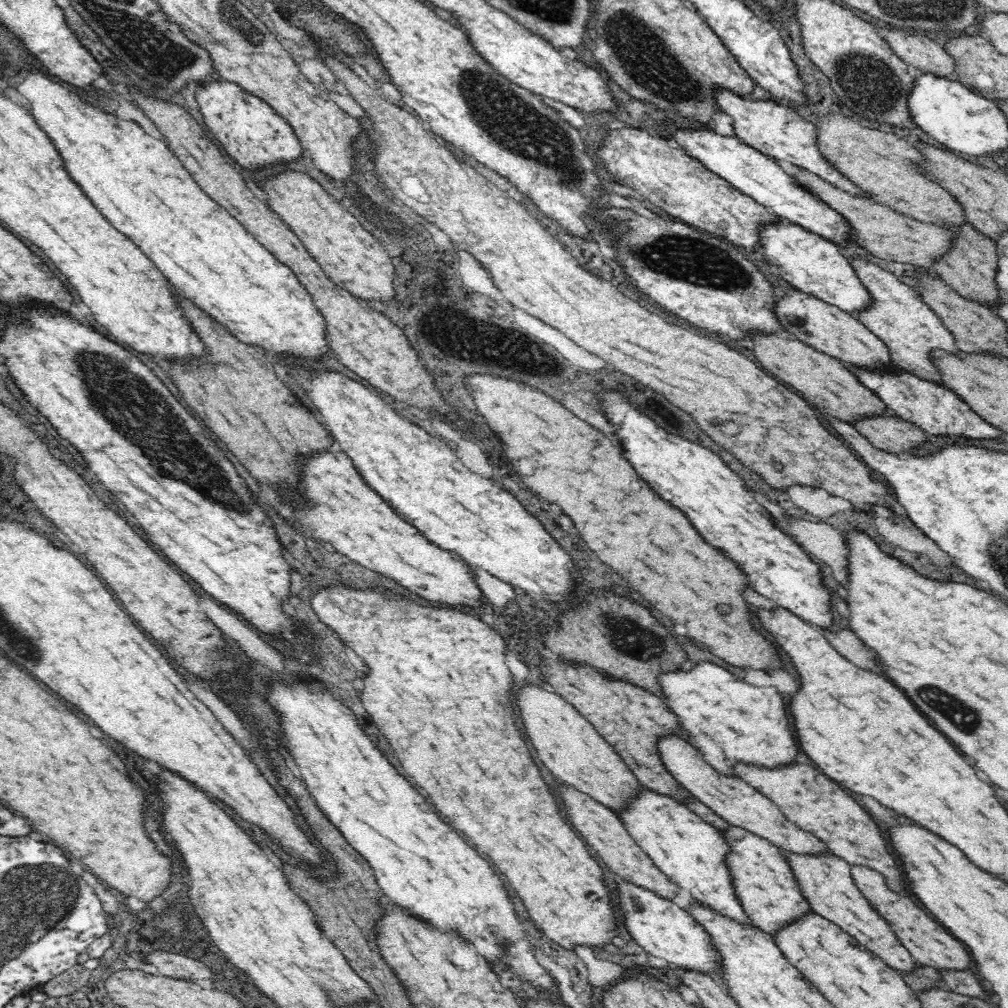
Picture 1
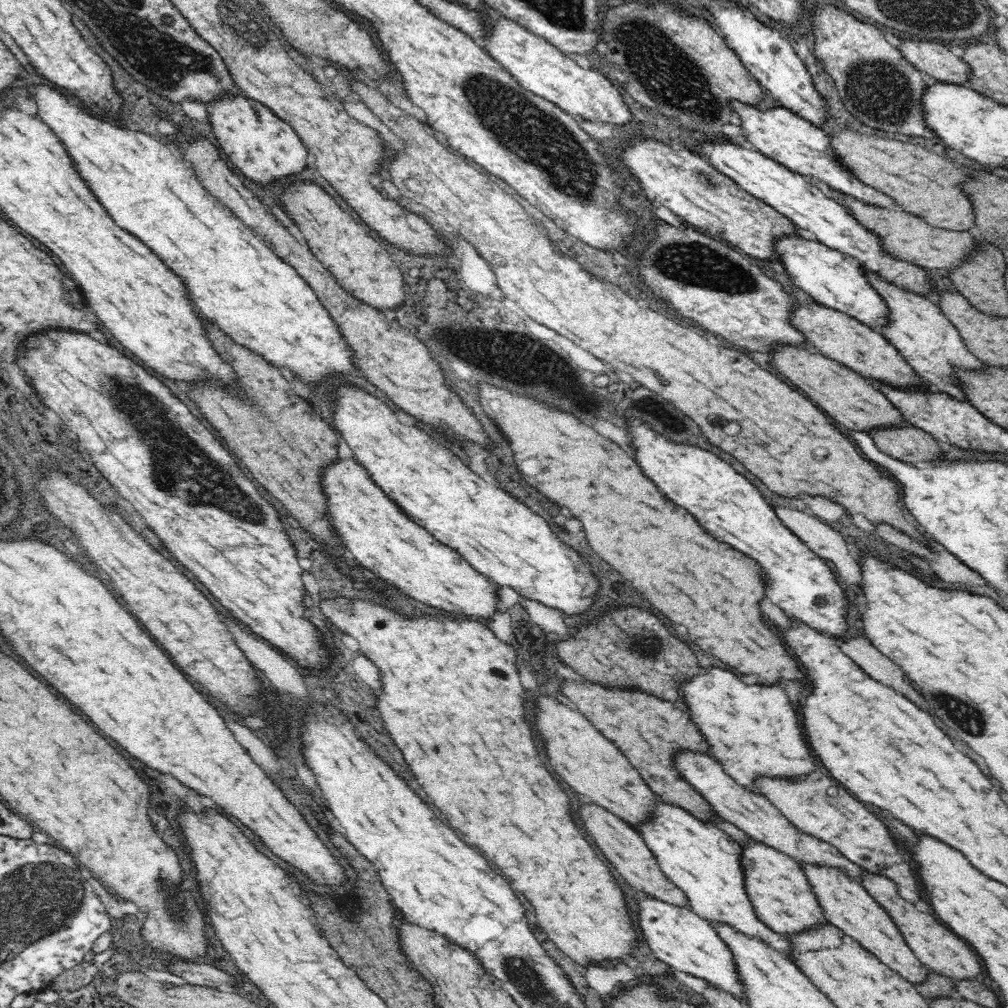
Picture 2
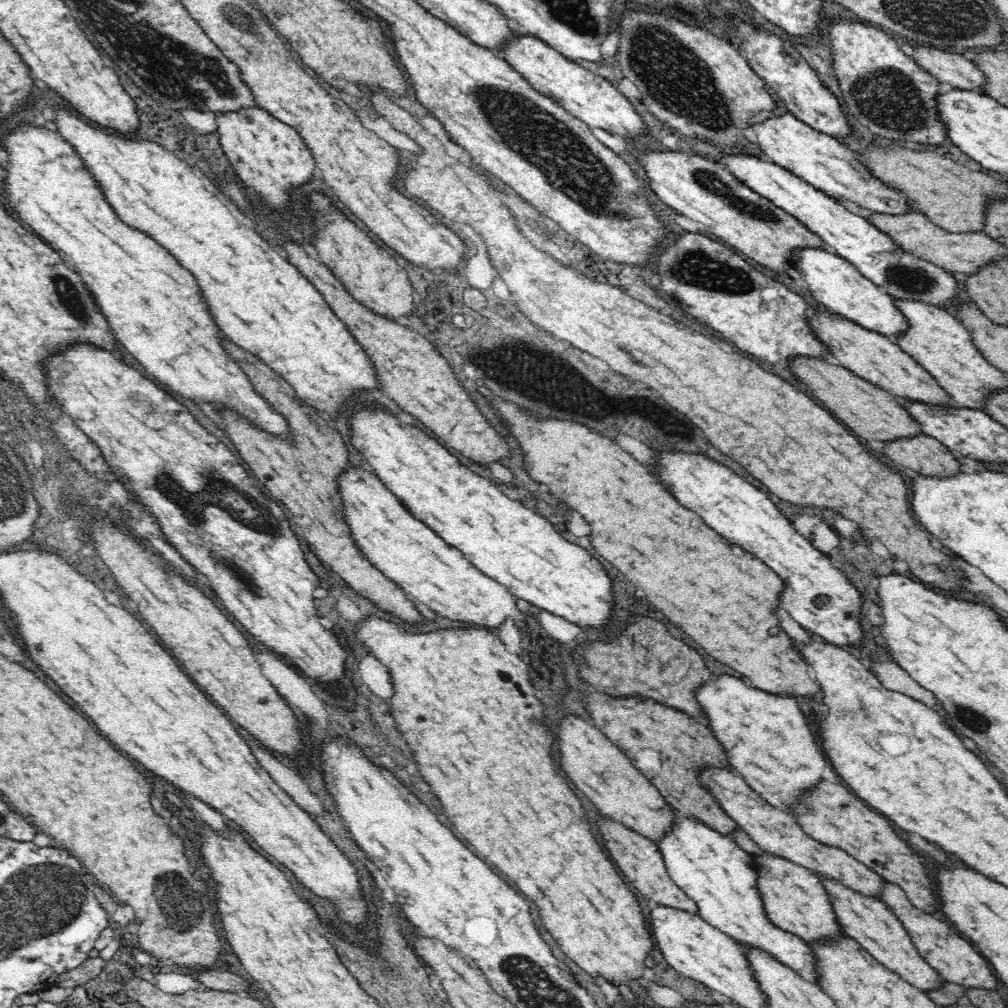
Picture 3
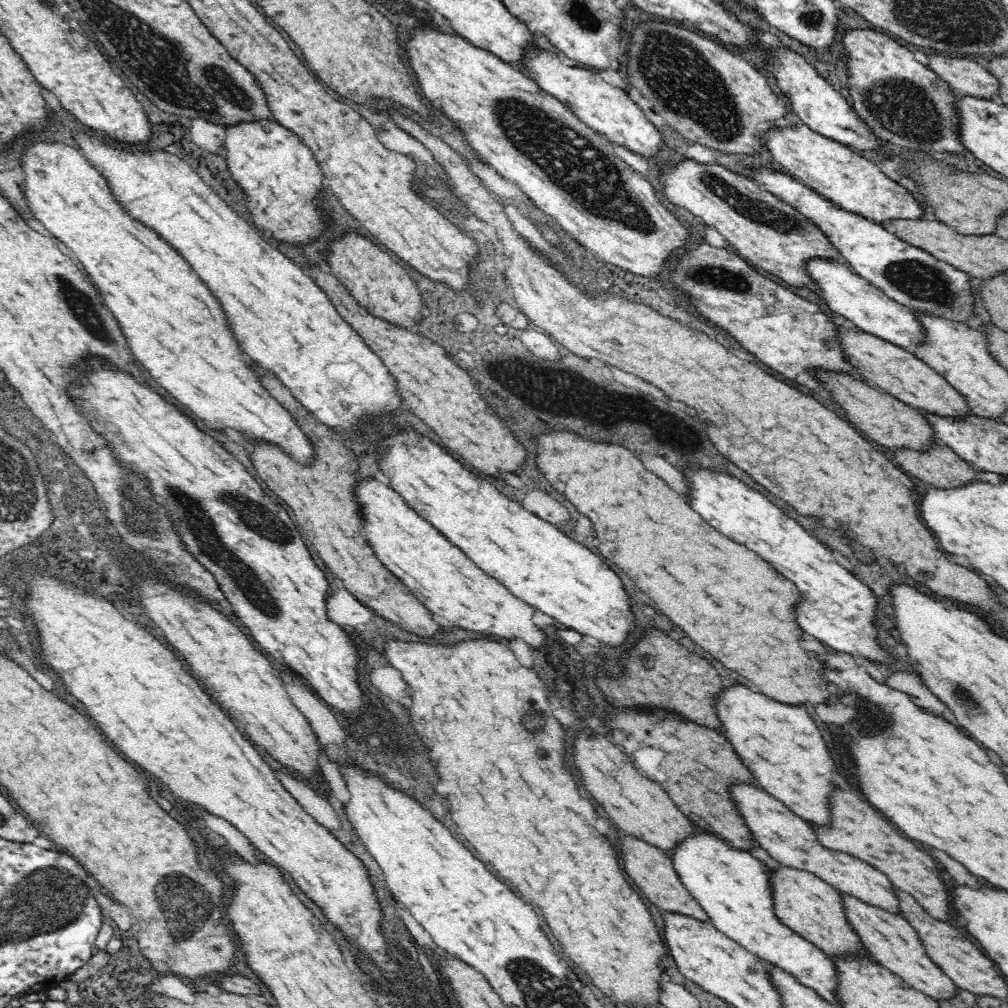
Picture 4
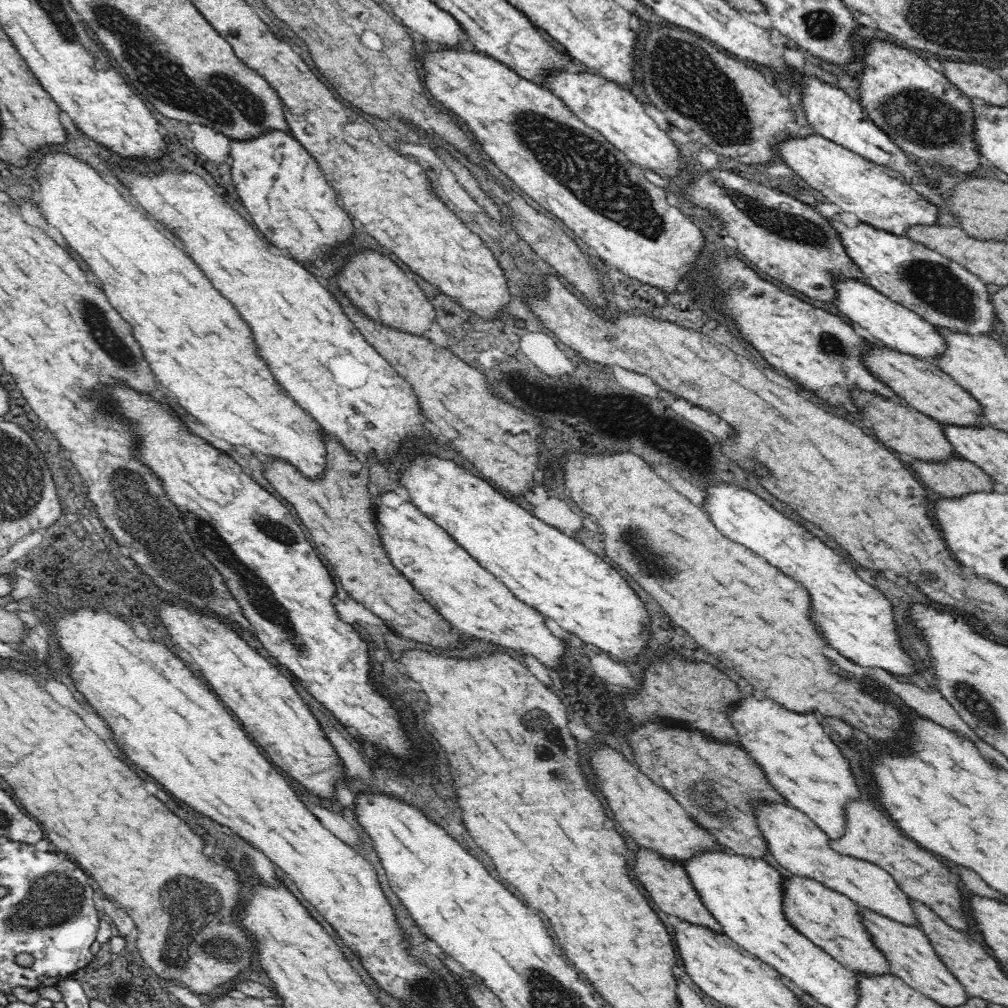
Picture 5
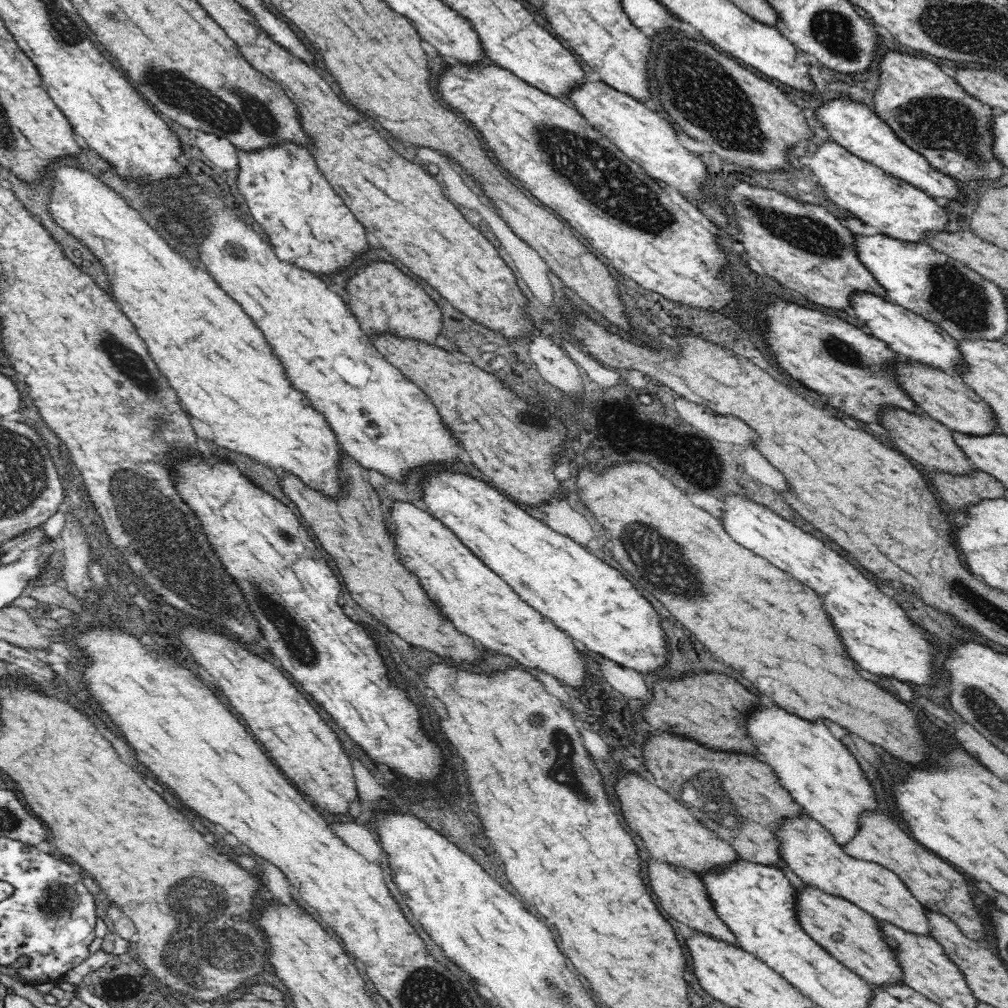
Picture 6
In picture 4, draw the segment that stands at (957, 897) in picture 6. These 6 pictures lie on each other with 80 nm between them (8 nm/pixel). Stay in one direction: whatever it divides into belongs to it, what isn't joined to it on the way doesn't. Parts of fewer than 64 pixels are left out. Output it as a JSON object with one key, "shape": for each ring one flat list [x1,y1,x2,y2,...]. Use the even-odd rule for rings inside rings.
{"shape":[[834,790,828,800,830,800,829,806,832,806,828,824,815,824,815,822,811,824,819,844,834,851,845,852,876,867,888,877,896,889,903,890,914,897,923,909,932,914,933,918,940,920,952,918,948,890,946,886,942,886,940,870,936,868,930,856,926,856,912,842,902,838,882,814,878,814,868,802,860,800,854,792]]}

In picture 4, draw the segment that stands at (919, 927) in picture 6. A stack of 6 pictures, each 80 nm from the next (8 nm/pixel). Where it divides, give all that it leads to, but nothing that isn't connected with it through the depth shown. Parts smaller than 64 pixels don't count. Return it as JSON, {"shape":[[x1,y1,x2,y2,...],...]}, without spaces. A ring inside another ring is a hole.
{"shape":[[733,783,727,788,731,796,730,801,744,819,752,837,779,864,812,872,835,889,851,894,868,904,879,906,892,914,900,915,898,914,900,912,898,899,894,895,896,888,876,867,845,852,834,851,819,844,809,821,793,814,786,806,782,806,780,802,754,785]]}

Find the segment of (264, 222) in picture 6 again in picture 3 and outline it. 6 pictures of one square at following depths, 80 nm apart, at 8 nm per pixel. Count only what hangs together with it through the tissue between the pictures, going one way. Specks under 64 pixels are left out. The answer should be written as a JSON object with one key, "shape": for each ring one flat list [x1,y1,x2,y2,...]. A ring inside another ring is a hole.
{"shape":[[258,106,216,112,216,133,232,168,246,186,252,186,274,210,292,206,292,194,314,176,316,163,310,149,296,129,284,124]]}

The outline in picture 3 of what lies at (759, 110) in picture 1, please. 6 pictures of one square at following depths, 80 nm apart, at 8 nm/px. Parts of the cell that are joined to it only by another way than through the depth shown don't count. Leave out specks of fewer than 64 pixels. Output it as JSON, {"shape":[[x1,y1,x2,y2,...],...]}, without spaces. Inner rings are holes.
{"shape":[[790,111,750,123,750,126,756,133,756,144,762,150,763,157,779,164,828,196,846,198,871,212,910,213,906,197,892,187,884,185,880,179,872,177,872,173,860,161,856,161,854,153,848,147,838,143,833,136,814,130]]}

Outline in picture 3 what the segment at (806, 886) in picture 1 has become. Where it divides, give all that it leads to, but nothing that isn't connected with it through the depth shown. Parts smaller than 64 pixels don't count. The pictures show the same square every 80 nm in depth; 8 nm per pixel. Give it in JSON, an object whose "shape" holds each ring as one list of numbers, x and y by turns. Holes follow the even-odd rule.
{"shape":[[819,872,815,874,824,885,832,911,835,912,835,920,846,935,857,940,876,960,899,974,918,990,934,990,942,986,944,978,920,957,904,925,879,898,852,890,835,878,823,876]]}

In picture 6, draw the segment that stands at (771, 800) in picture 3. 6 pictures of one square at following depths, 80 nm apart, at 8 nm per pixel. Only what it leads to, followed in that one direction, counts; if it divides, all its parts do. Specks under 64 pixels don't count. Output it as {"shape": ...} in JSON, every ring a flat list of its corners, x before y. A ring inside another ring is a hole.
{"shape":[[778,706,756,708,744,719,746,719,744,724,746,734,752,739,752,745,756,747,755,757,772,767,778,783,791,795,792,800,805,811,806,815,817,820,826,830,830,831,838,845,851,842,852,836,858,830,858,820,860,820,862,811,878,810,878,800,876,800,876,792,872,790,868,778,860,770,856,758,844,748,844,744,836,740,820,720,808,722,804,718,788,714,786,710]]}

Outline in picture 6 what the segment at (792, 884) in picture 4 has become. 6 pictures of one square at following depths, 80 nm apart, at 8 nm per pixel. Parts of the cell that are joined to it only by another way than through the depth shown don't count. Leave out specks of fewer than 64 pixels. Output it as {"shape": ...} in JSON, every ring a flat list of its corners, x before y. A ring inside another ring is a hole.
{"shape":[[804,884,802,889,794,890,796,890,794,912,797,920,814,942,824,947,847,969,872,985,886,986,894,982,903,982,898,959,882,938,878,923,871,914,849,900,828,894,811,884]]}

